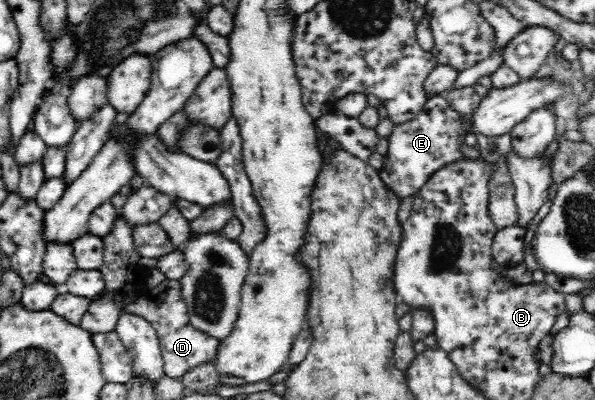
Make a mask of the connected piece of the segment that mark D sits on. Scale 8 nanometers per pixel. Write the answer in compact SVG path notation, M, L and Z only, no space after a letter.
M165 278L155 288L143 291L135 301L125 304L120 310L120 314L139 316L151 323L161 345L164 375L179 381L192 368L205 363L213 363L216 366L216 356L220 347L220 342L216 338L197 331L189 323L190 317L186 302L182 298L181 287L180 281Z

